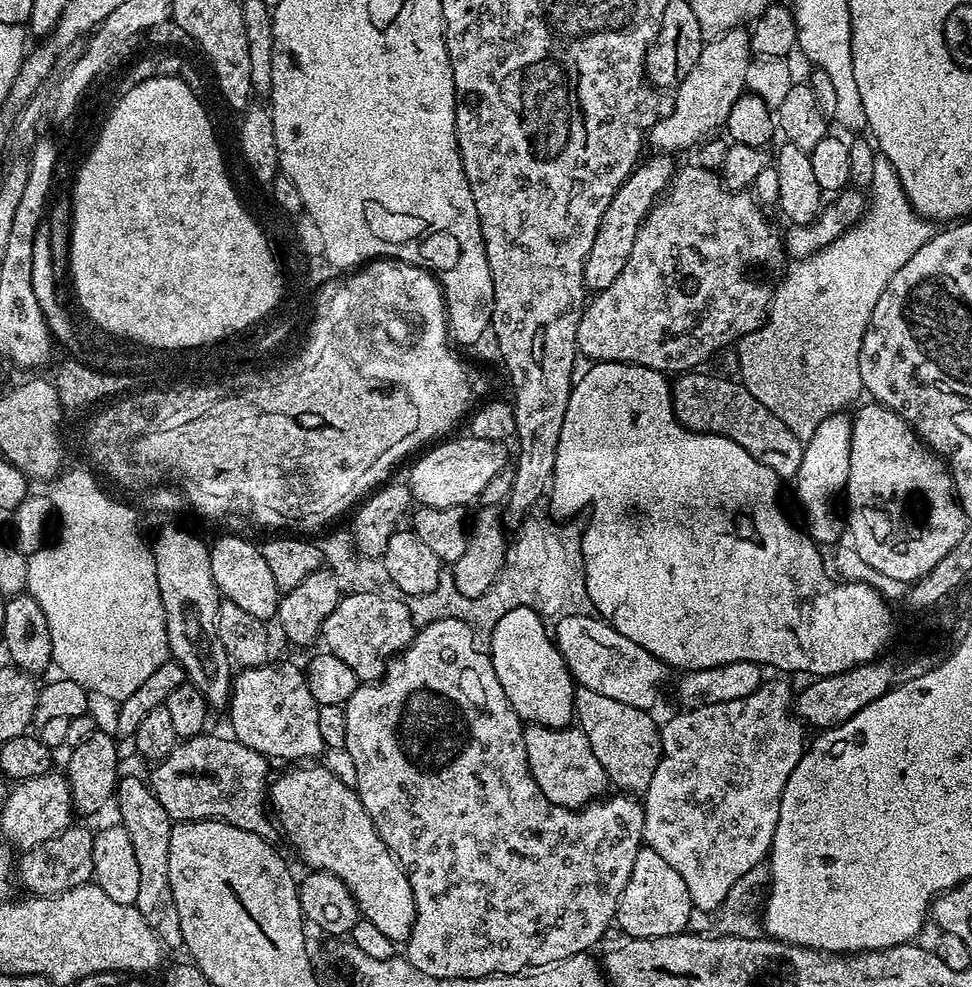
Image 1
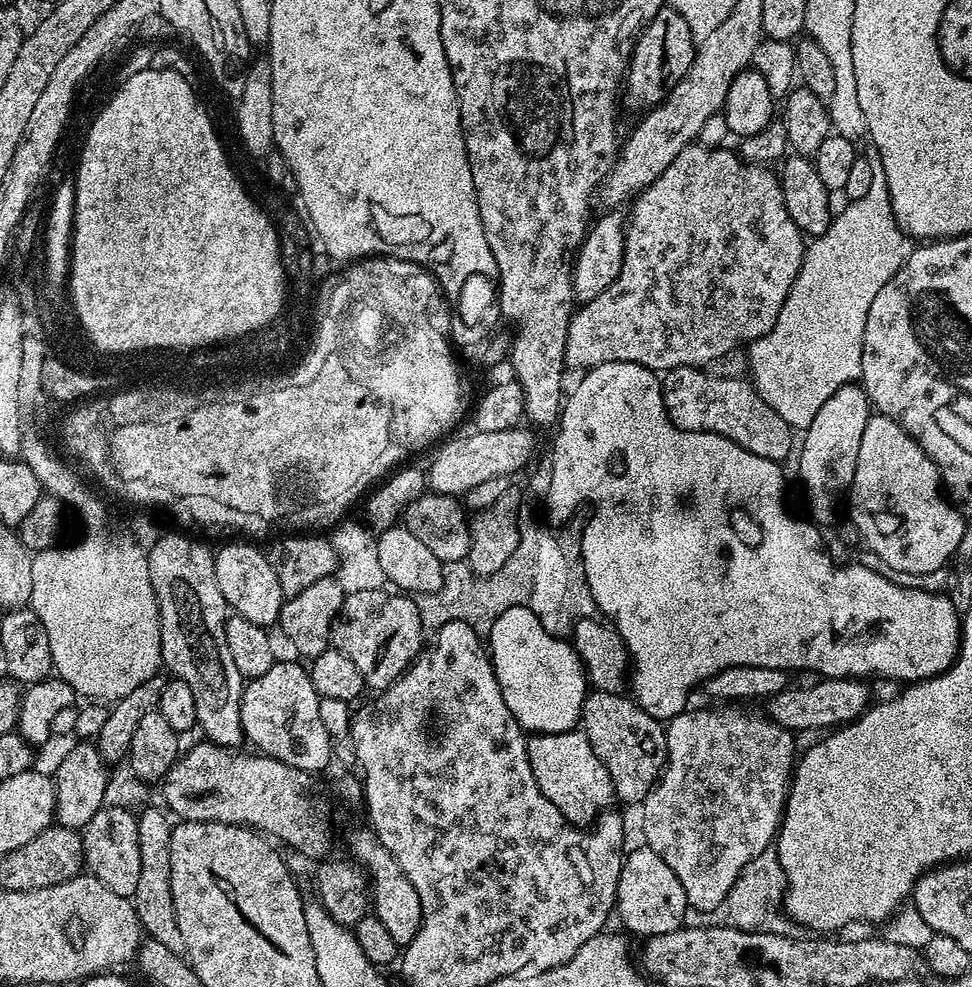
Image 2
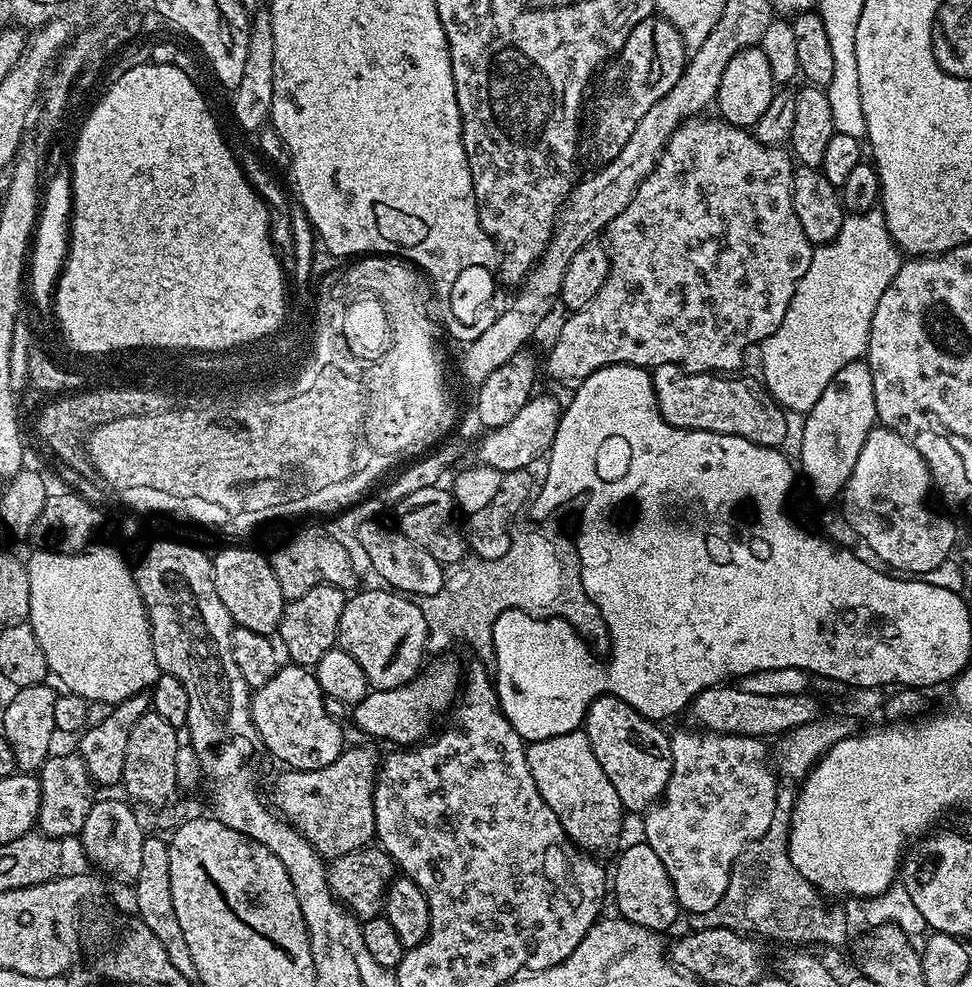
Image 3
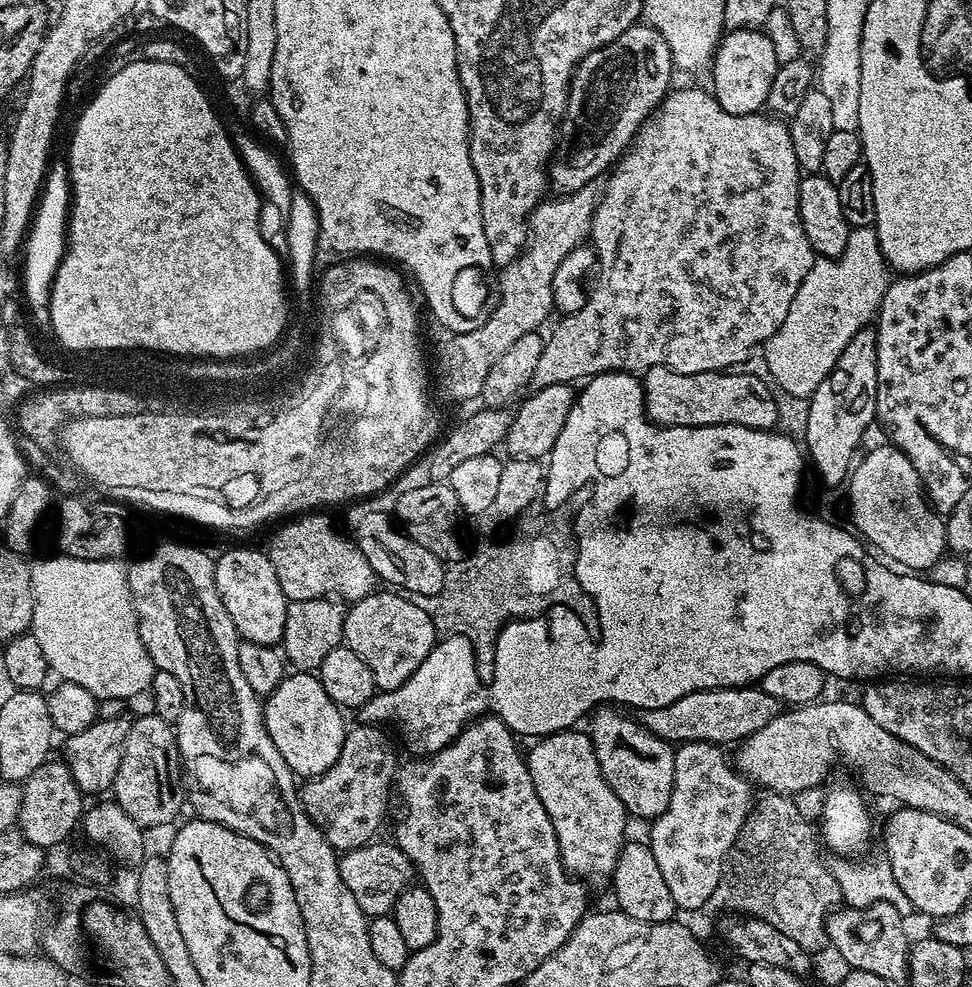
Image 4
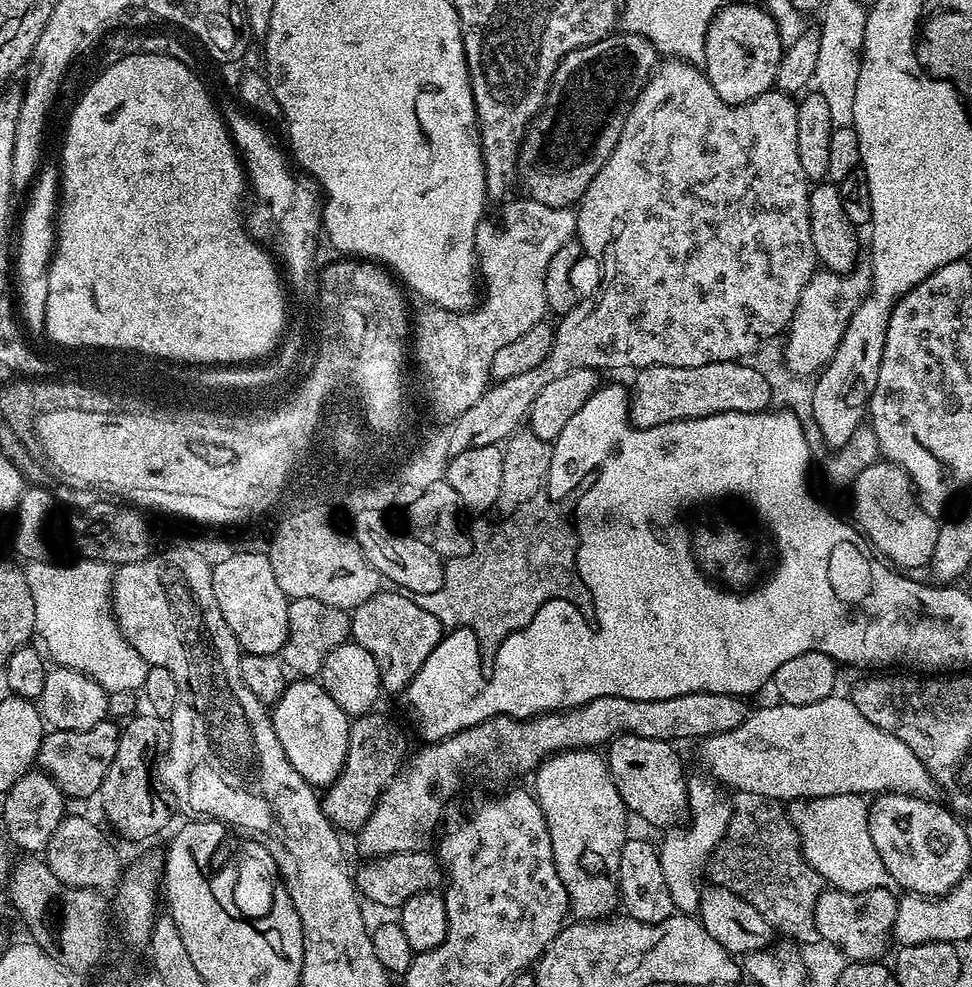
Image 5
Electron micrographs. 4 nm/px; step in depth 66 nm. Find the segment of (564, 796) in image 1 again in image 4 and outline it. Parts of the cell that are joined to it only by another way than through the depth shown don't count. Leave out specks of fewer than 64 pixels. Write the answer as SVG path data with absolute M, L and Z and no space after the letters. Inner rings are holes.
M580 730L553 732L551 736L537 739L533 743L536 745L526 752L528 773L532 776L534 790L538 790L538 798L542 798L542 806L546 806L546 814L550 814L550 822L554 822L554 834L558 838L564 868L585 885L607 885L618 862L618 854L624 849L626 843L624 827L630 823L630 817L620 799L614 794L614 790L610 790L598 766L591 735L587 731L576 731Z

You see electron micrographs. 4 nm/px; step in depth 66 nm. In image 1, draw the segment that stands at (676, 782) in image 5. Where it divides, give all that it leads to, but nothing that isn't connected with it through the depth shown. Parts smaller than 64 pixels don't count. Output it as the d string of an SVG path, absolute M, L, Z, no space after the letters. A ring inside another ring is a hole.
M581 687L575 689L572 707L575 723L586 734L586 742L590 742L594 758L602 762L602 770L606 770L609 781L615 787L617 784L620 787L617 789L624 794L645 792L650 786L650 778L654 778L654 770L658 770L662 754L661 725L658 720L656 724L653 713Z

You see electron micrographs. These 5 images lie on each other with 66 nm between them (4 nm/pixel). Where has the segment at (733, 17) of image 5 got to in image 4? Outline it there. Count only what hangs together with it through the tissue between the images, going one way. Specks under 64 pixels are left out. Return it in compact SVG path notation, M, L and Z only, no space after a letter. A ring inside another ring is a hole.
M733 28L721 39L716 55L712 57L710 73L712 85L710 91L718 106L726 114L745 116L761 111L768 103L770 86L776 77L778 67L774 54L774 43L770 42L764 30L760 28Z

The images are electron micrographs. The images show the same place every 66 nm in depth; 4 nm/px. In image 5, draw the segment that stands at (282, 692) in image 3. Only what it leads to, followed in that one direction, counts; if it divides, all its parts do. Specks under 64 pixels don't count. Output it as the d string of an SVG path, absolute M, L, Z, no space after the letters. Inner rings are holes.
M312 678L293 679L282 698L271 705L270 715L274 734L278 734L278 742L282 742L290 766L317 790L334 784L346 760L350 717L334 698L330 698L323 684Z

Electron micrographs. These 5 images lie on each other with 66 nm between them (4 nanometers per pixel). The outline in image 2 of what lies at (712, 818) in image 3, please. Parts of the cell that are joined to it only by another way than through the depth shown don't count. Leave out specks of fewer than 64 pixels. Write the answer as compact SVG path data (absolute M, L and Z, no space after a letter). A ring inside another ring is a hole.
M685 710L679 712L673 720L666 724L666 746L668 747L668 760L664 763L664 773L656 781L656 785L648 792L648 797L642 802L644 808L644 840L643 843L670 870L674 870L674 875L678 882L682 882L682 890L686 890L689 909L697 912L712 912L720 907L720 903L730 894L738 874L751 860L758 854L769 851L770 845L775 841L780 827L780 821L784 814L784 803L788 800L788 789L794 771L794 765L798 760L798 748L796 752L797 737L788 729L778 726L773 720L768 719L767 715L747 716L744 712L692 712Z

